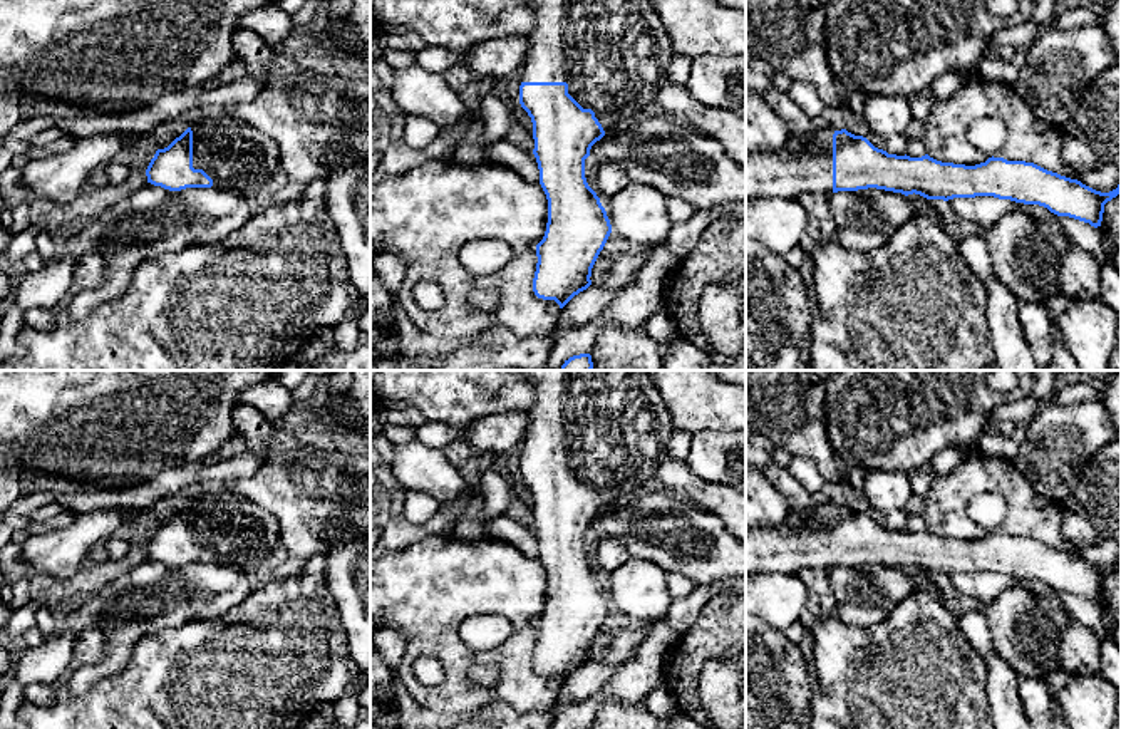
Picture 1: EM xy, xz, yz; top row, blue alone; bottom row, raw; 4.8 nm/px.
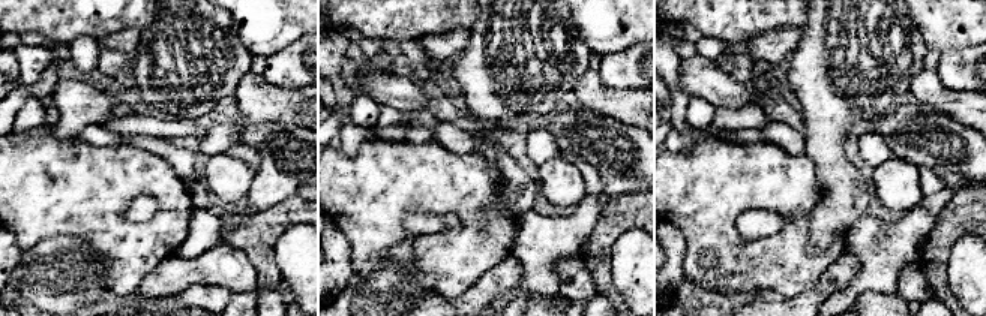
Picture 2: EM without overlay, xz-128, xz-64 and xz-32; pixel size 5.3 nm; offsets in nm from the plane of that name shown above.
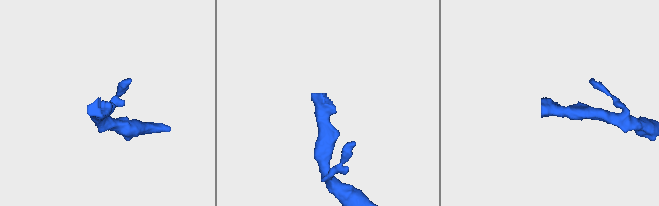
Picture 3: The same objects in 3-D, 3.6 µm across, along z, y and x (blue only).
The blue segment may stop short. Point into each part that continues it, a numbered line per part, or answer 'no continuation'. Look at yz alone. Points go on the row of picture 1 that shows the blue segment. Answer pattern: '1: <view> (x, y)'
1: yz (805, 165)

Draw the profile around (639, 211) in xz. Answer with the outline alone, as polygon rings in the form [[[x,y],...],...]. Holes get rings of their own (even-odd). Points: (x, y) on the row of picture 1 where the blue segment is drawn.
[[[628,183],[605,208],[612,231],[648,248],[664,243],[674,226],[667,198],[655,188]]]

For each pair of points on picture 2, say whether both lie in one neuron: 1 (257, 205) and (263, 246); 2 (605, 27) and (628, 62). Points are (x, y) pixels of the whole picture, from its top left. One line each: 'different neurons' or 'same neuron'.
1: different neurons
2: different neurons

